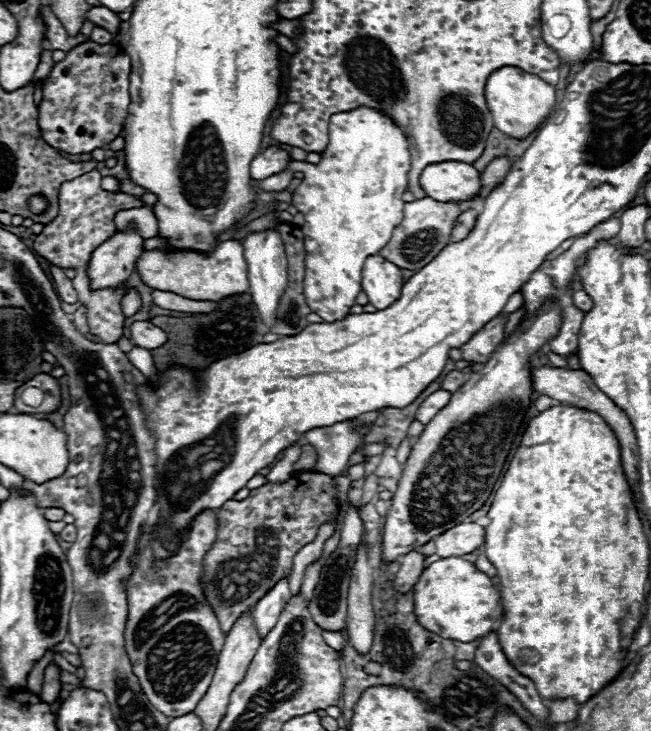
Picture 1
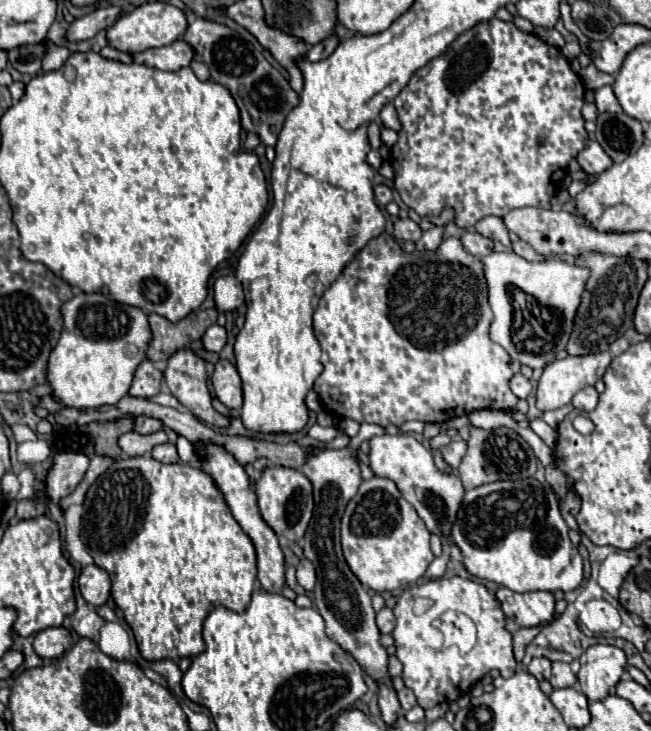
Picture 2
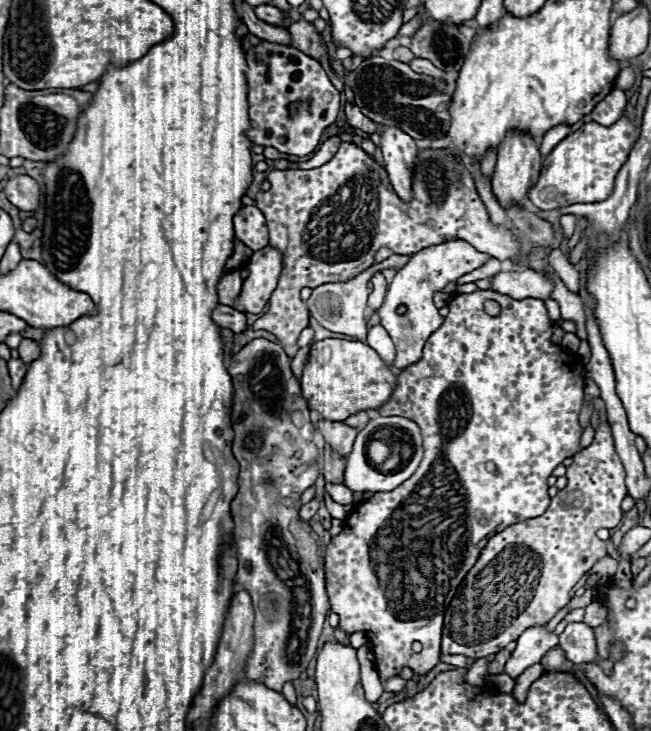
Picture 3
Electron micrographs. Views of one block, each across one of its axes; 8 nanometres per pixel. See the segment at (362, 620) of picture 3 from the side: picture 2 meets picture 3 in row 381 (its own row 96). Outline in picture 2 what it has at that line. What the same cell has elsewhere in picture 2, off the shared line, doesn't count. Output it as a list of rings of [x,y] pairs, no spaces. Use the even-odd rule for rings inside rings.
[[[492,18],[492,20],[488,20],[488,22],[484,22],[484,24],[478,24],[472,32],[468,32],[468,34],[464,34],[460,40],[456,40],[454,44],[452,44],[452,48],[444,54],[444,56],[438,56],[436,60],[430,60],[424,68],[420,68],[420,72],[416,72],[416,76],[412,76],[412,80],[406,84],[406,88],[396,96],[396,100],[394,100],[394,106],[396,106],[396,112],[398,112],[398,118],[400,118],[400,122],[402,122],[402,130],[398,132],[398,142],[392,146],[392,166],[394,166],[394,170],[396,170],[396,180],[394,180],[394,186],[396,186],[396,190],[400,192],[400,196],[402,196],[402,200],[404,200],[404,204],[408,206],[408,208],[412,208],[416,214],[420,214],[420,216],[440,216],[442,214],[442,210],[444,208],[452,208],[454,210],[454,224],[456,226],[460,226],[460,228],[472,228],[480,218],[484,218],[484,216],[504,216],[506,212],[510,212],[510,210],[514,210],[514,208],[524,208],[524,206],[536,206],[536,208],[552,208],[552,196],[556,194],[556,190],[560,188],[560,182],[562,182],[562,178],[566,176],[566,166],[568,166],[568,162],[580,152],[580,148],[584,148],[584,144],[586,144],[586,130],[584,130],[584,118],[582,118],[582,114],[580,114],[580,110],[582,110],[582,104],[584,104],[584,84],[582,84],[582,80],[578,78],[578,74],[570,68],[570,62],[562,56],[562,52],[556,48],[556,46],[550,46],[550,44],[546,44],[544,40],[540,40],[538,36],[534,36],[534,34],[526,34],[526,32],[522,32],[520,28],[516,28],[514,26],[514,22],[504,22],[504,20],[498,20],[498,18]],[[538,138],[544,138],[546,142],[544,144],[538,144]]]

